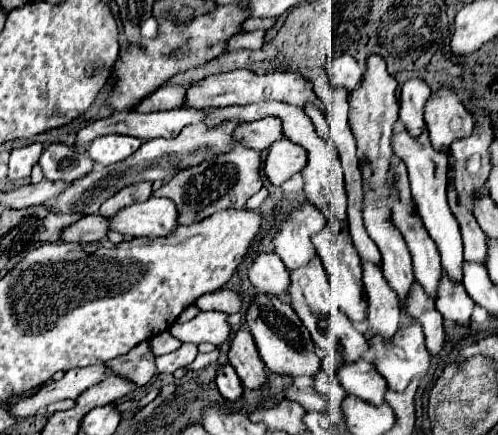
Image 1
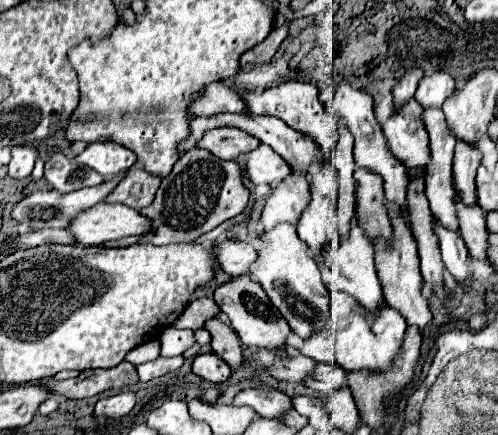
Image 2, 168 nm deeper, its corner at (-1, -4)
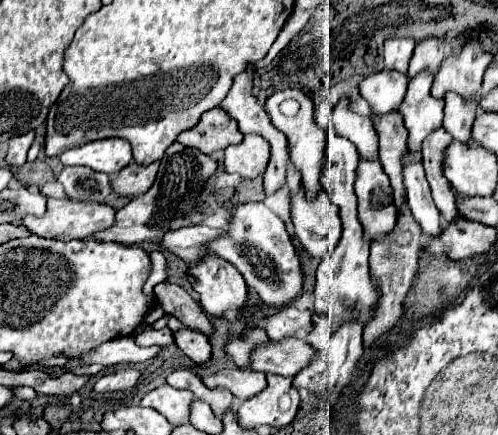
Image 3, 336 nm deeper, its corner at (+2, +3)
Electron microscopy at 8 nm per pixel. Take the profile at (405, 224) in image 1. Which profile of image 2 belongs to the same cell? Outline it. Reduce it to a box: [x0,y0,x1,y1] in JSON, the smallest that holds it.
[331,82,407,216]

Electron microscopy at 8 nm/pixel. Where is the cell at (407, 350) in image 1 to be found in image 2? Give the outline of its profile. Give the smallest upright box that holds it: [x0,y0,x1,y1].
[329,286,407,370]

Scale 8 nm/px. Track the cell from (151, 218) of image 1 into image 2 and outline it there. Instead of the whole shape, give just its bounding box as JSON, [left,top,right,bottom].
[67,202,151,246]

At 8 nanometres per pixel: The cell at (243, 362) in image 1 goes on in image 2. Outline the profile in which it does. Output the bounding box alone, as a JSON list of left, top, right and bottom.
[205,318,243,370]

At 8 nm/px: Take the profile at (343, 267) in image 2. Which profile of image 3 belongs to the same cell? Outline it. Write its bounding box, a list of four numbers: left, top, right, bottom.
[292,191,342,259]

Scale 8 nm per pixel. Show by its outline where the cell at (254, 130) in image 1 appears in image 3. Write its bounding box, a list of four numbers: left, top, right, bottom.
[178,107,242,153]

